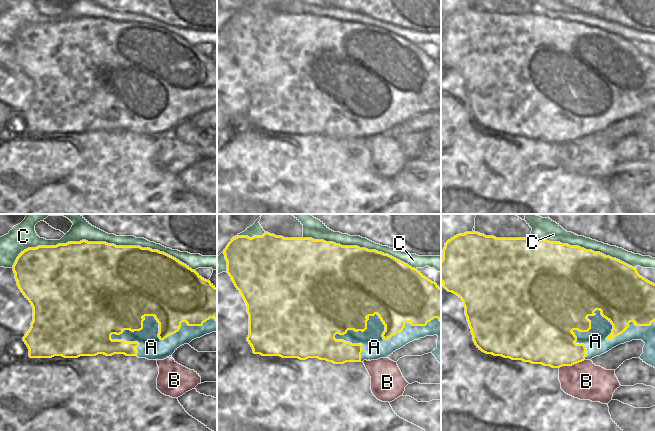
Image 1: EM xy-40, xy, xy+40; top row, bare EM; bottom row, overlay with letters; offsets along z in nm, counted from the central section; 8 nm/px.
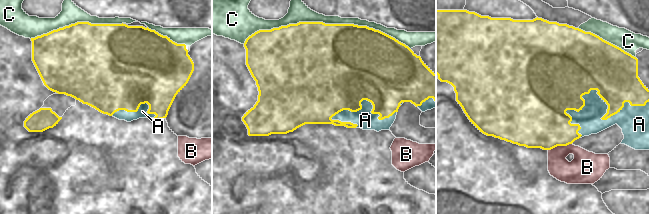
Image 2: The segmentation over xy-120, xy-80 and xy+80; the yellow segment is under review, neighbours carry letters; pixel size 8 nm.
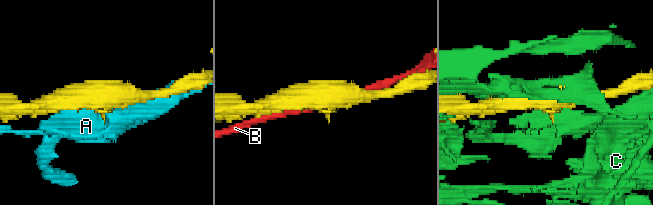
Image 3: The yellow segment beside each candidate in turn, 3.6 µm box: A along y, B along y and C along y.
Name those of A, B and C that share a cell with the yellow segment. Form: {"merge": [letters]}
{"merge": []}

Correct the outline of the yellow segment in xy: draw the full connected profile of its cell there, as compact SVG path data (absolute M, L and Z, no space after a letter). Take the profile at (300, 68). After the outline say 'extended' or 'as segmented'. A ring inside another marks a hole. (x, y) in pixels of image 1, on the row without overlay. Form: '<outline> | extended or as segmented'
M265 8L252 14L237 12L223 29L227 49L247 81L247 117L254 130L300 136L318 134L334 140L361 138L363 121L336 116L335 111L344 111L348 106L364 108L369 92L377 90L385 101L384 116L402 108L406 98L412 102L426 102L434 94L441 98L441 64L417 45L376 26L312 14L284 14Z | as segmented

